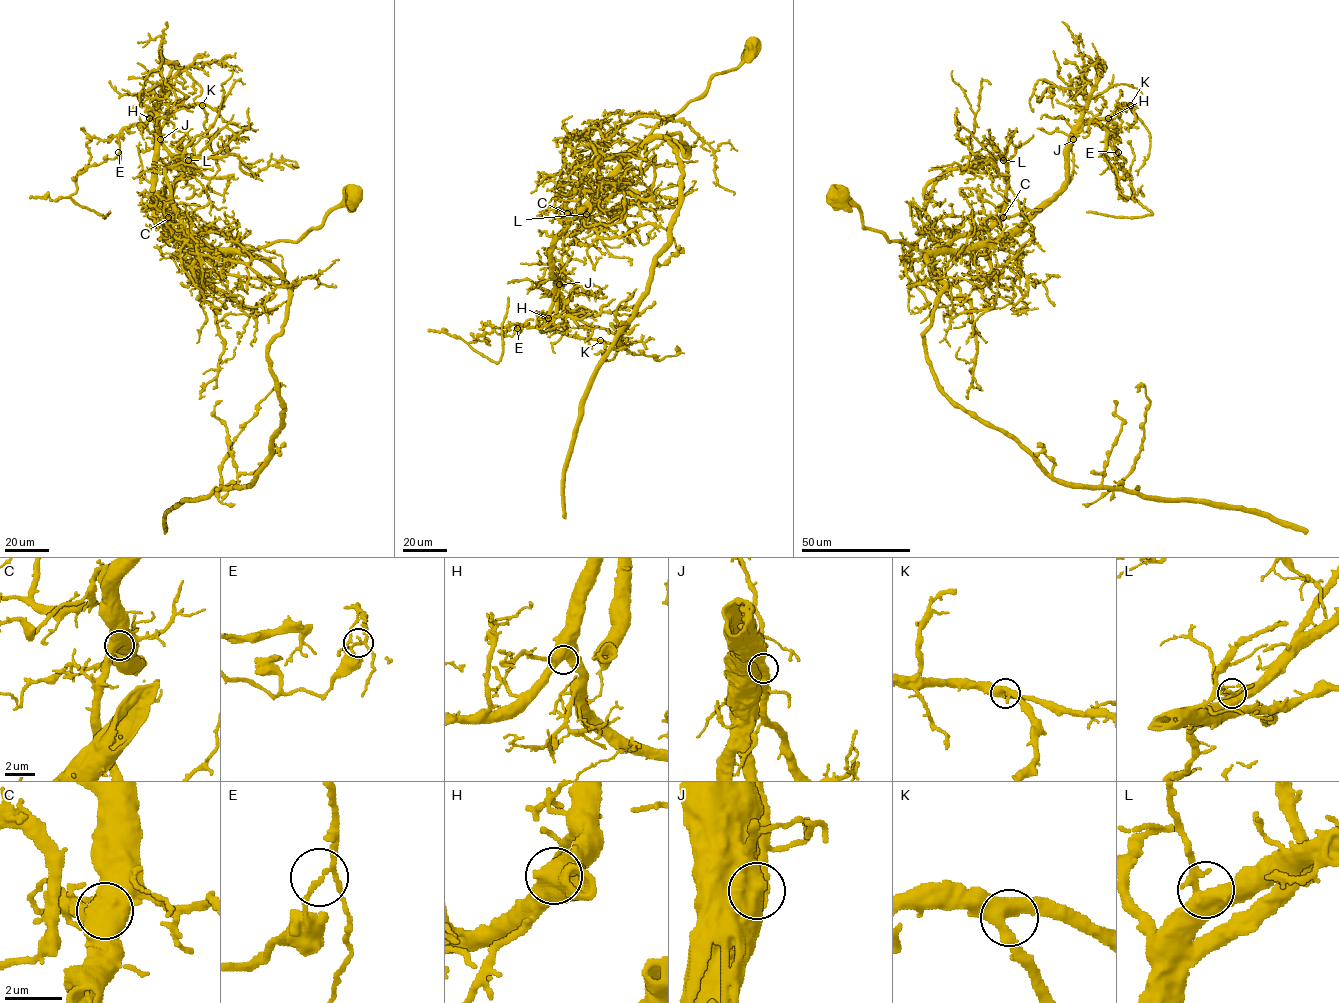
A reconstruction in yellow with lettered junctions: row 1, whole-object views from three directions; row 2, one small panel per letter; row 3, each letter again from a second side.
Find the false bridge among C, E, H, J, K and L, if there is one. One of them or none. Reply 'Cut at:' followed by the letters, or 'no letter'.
Cut at: E

